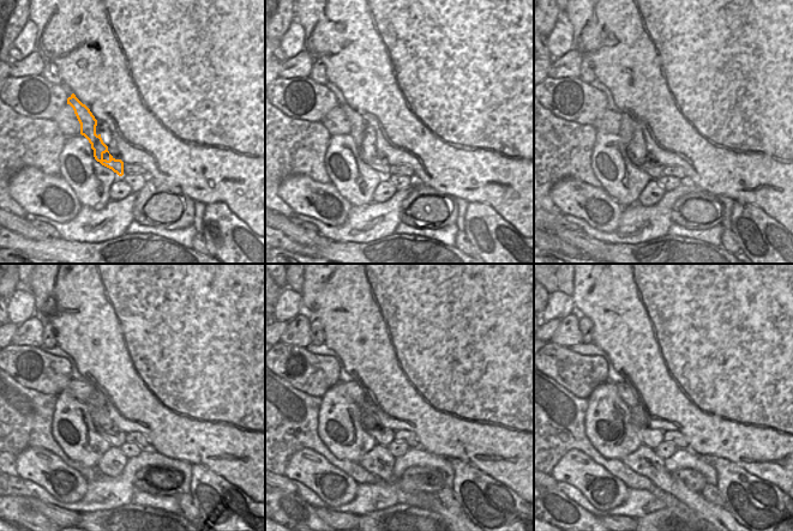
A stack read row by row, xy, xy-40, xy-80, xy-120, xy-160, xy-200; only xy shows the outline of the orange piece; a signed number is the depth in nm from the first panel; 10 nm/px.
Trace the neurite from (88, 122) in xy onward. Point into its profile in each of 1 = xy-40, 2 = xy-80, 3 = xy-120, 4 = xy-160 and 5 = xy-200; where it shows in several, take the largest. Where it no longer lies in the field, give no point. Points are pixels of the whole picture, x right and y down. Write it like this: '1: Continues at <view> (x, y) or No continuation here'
1: Continues at xy-40 (358, 125)
2: Continues at xy-80 (650, 166)
3: Continues at xy-120 (106, 428)
4: Continues at xy-160 (384, 436)
5: Continues at xy-200 (652, 438).

